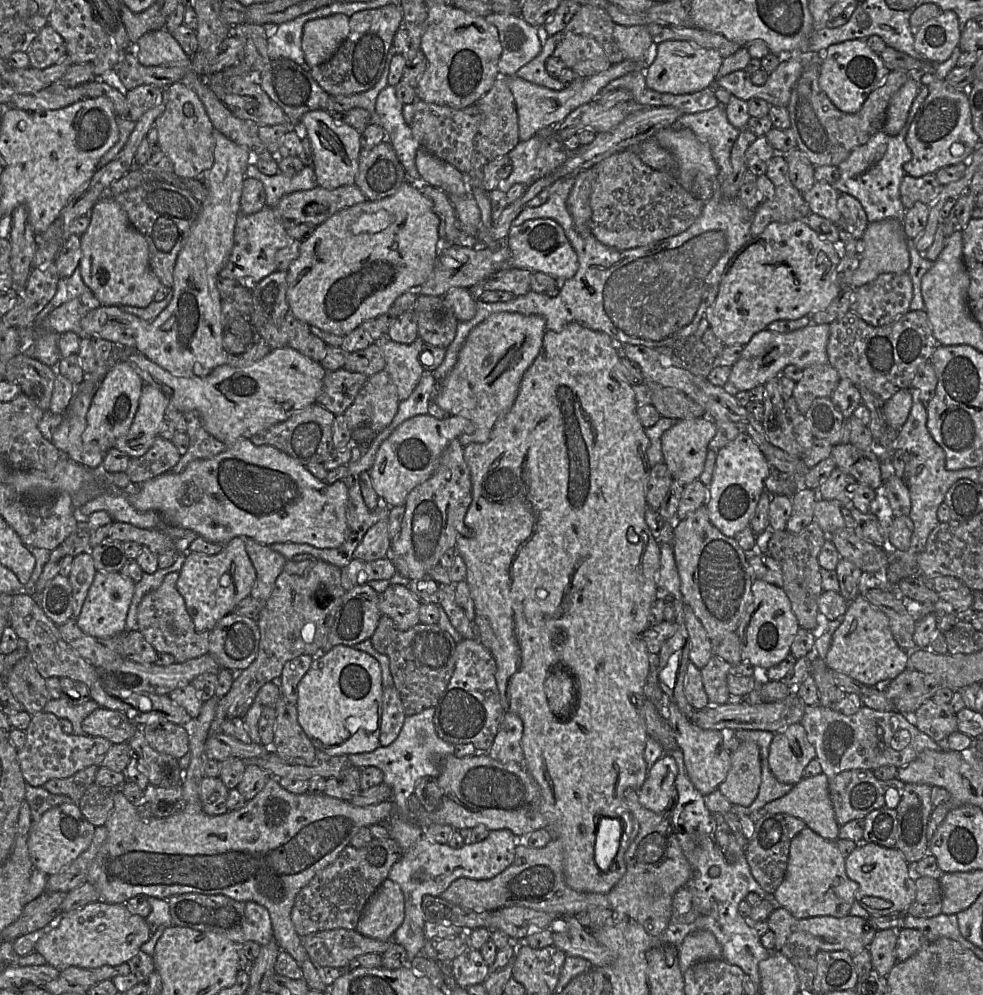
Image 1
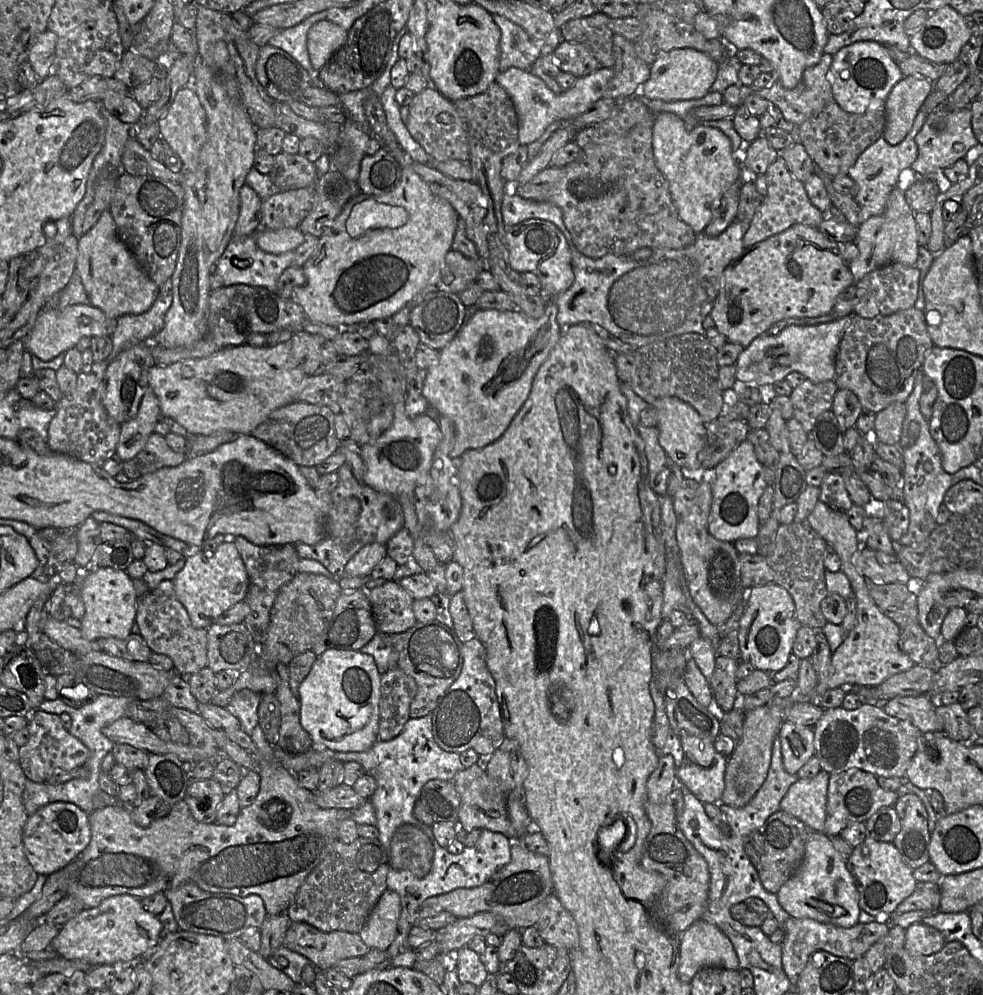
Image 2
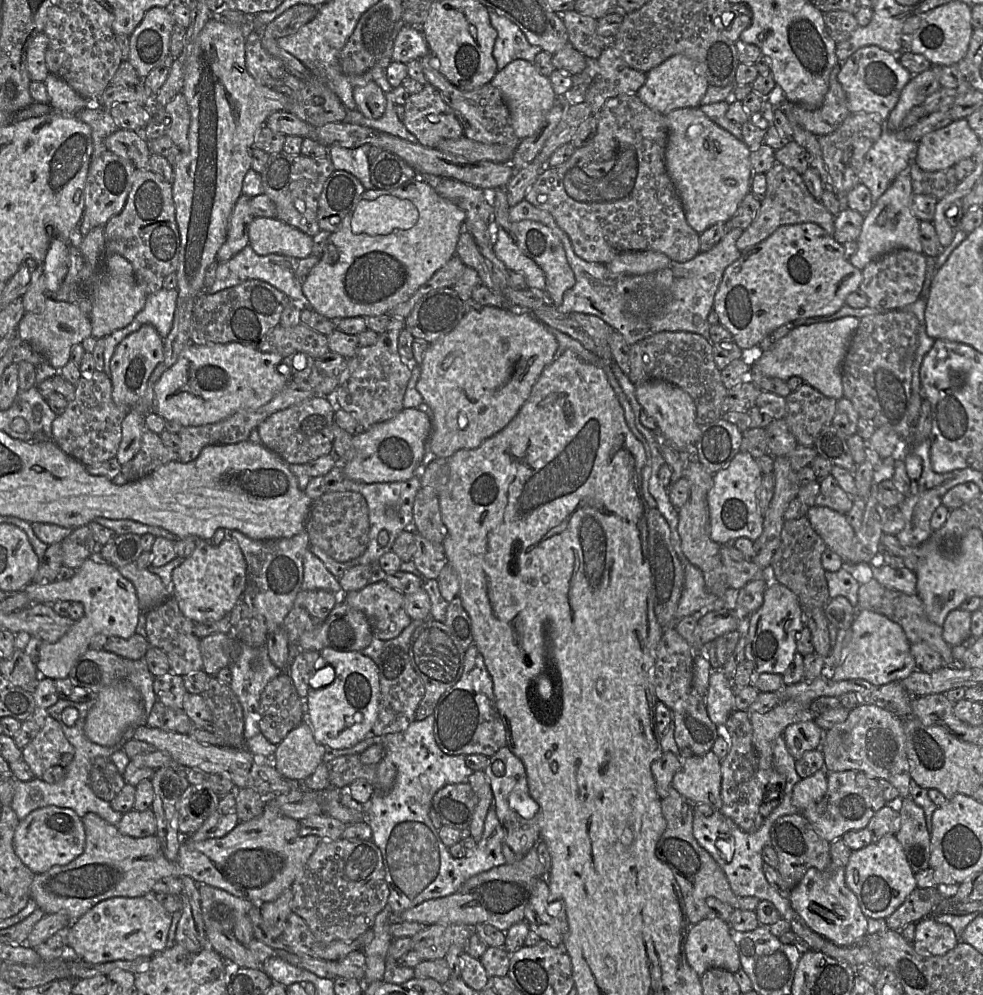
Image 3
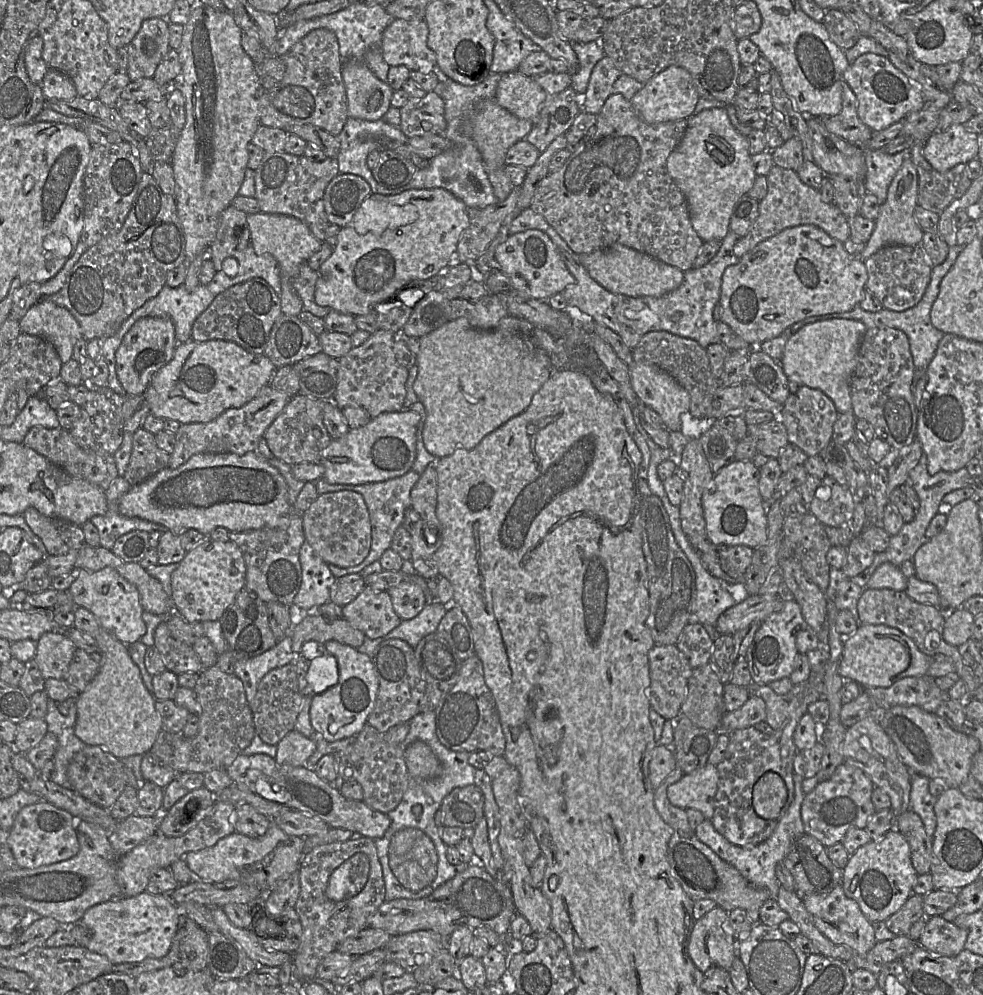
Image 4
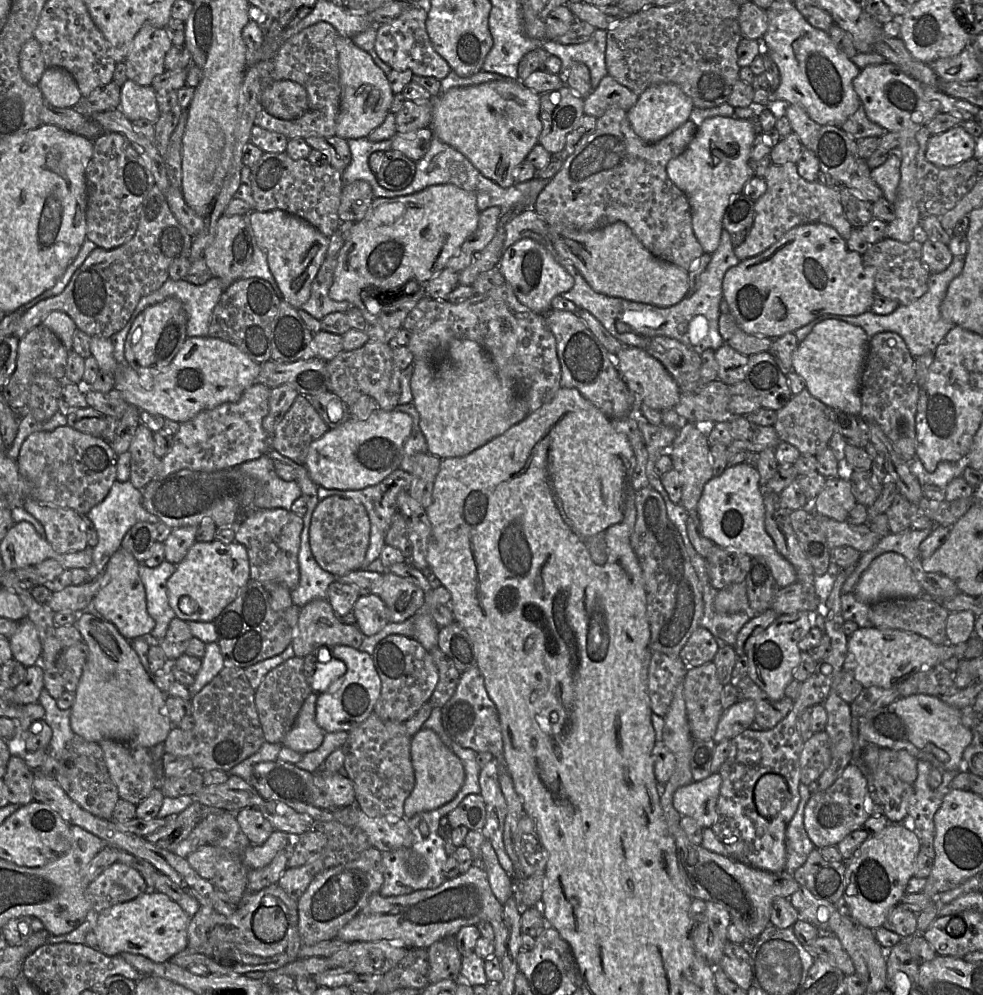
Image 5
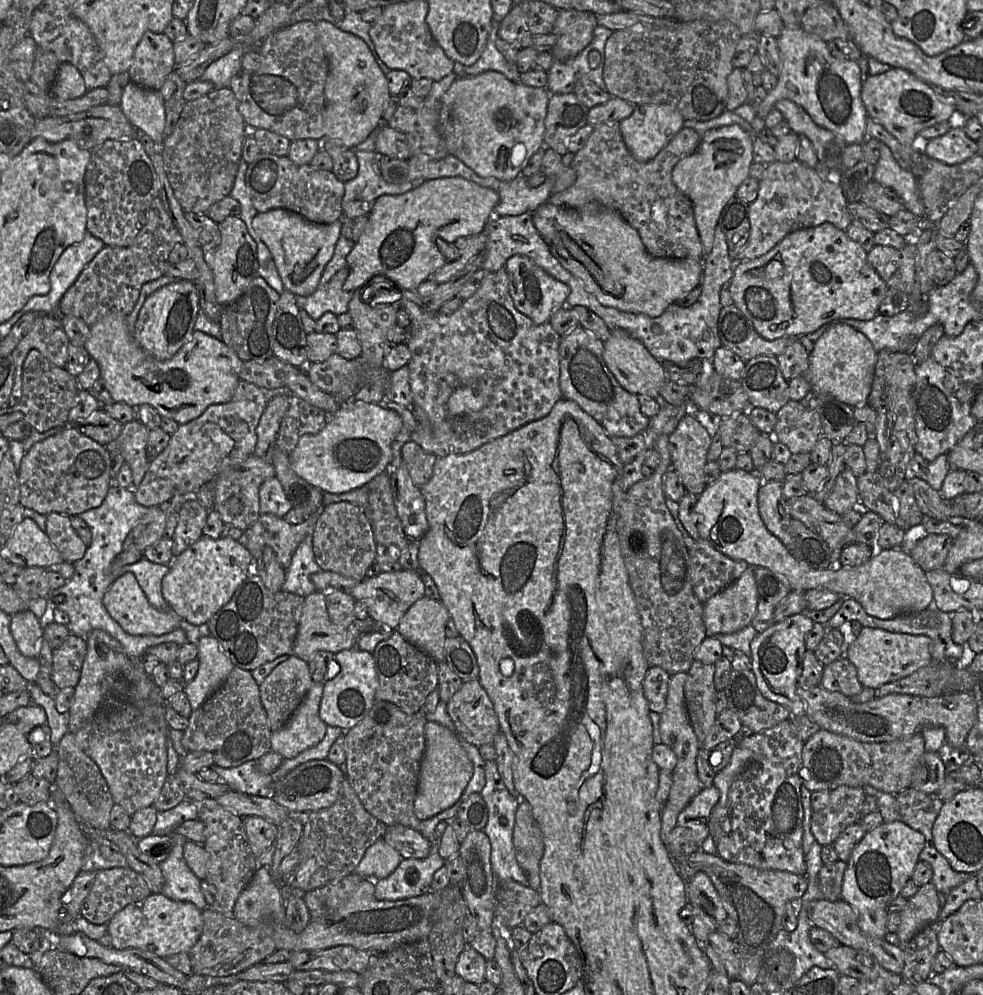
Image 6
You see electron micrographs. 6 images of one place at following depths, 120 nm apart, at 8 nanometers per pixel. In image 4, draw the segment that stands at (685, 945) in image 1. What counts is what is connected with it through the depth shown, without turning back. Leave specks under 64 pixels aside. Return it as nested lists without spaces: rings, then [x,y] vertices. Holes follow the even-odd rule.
[[[716,906],[696,920],[692,929],[688,954],[701,972],[717,966],[729,971],[737,955],[737,940],[732,934],[729,913]]]

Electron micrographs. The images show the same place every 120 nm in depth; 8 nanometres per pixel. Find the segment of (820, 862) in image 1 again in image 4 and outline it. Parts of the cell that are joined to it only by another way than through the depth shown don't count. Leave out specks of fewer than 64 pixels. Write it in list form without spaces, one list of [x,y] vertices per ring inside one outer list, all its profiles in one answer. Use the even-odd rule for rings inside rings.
[[[841,884],[828,894],[809,894],[802,902],[817,929],[837,945],[847,945],[857,954],[865,955],[876,944],[872,923],[865,917],[858,903],[848,898]]]

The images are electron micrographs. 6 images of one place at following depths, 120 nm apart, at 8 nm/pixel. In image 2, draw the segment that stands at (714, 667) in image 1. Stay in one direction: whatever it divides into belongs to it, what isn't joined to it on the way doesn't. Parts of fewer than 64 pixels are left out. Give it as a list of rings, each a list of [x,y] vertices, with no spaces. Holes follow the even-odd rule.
[[[718,654],[716,656],[715,668],[709,685],[714,702],[724,713],[734,709],[734,702],[738,694],[736,670],[740,662],[740,658],[728,658]]]

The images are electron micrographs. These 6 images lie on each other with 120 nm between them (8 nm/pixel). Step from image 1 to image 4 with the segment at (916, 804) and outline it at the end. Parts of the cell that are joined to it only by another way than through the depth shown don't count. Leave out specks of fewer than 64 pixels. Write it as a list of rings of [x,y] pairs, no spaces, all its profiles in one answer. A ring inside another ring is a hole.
[[[907,810],[896,817],[895,828],[909,843],[911,862],[916,873],[930,873],[932,839],[927,835],[920,816]]]

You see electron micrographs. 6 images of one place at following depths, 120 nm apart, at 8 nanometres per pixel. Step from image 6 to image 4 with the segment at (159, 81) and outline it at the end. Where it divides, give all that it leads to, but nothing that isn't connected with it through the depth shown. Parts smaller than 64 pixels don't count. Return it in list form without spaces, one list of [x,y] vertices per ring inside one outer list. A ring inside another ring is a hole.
[[[151,18],[142,23],[140,31],[128,45],[130,80],[153,78],[157,67],[170,50],[169,21]]]

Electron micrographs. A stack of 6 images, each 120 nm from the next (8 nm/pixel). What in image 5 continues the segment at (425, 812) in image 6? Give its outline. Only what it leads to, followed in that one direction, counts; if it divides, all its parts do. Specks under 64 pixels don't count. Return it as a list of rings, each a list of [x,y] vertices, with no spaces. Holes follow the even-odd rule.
[[[421,728],[411,739],[411,762],[415,785],[404,802],[404,817],[437,809],[450,802],[461,789],[465,780],[465,770],[461,760],[440,740],[431,729]]]

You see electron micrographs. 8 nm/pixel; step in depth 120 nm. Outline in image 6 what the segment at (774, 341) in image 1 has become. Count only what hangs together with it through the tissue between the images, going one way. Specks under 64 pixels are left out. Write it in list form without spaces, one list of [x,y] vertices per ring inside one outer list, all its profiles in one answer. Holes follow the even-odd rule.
[[[835,323],[815,342],[809,353],[809,367],[801,376],[808,380],[813,394],[831,394],[851,407],[861,407],[867,404],[871,392],[877,353],[863,333],[847,324]]]

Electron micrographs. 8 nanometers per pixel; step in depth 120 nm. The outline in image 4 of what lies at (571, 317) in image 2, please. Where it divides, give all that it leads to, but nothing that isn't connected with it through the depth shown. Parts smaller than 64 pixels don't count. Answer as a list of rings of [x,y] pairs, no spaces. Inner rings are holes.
[[[530,207],[521,211],[512,220],[509,234],[513,235],[532,229],[540,230],[550,237],[568,270],[576,279],[573,285],[568,286],[561,293],[568,308],[580,316],[591,318],[594,322],[607,326],[616,332],[630,349],[635,348],[646,333],[659,330],[695,340],[703,348],[721,342],[716,330],[713,312],[720,299],[725,269],[740,261],[733,250],[740,237],[734,232],[728,231],[721,242],[719,251],[706,265],[684,272],[683,282],[677,289],[660,297],[630,297],[614,294],[591,278],[586,268],[579,262],[578,254],[571,250],[542,215],[535,213]]]

